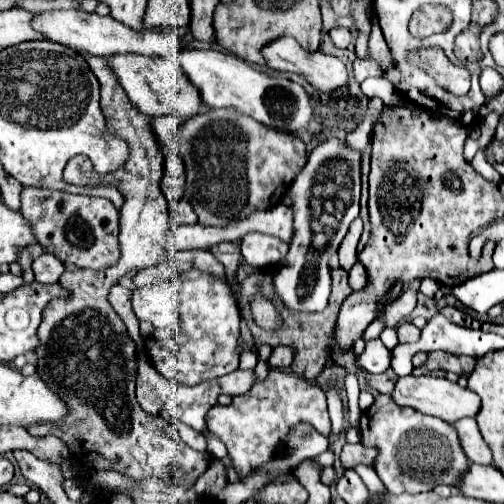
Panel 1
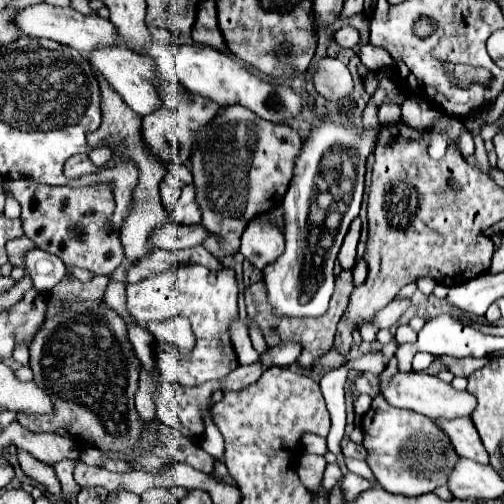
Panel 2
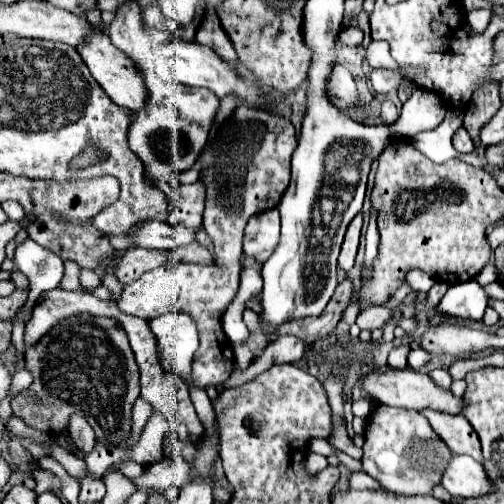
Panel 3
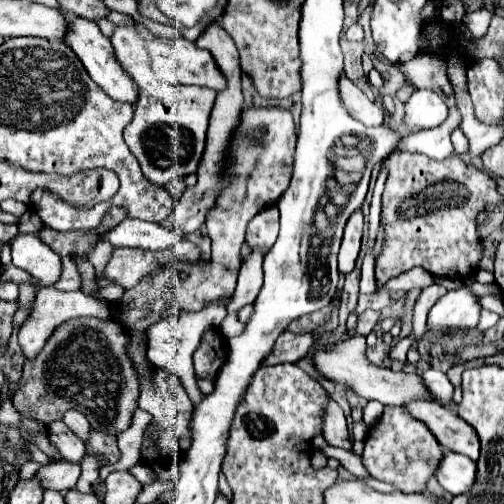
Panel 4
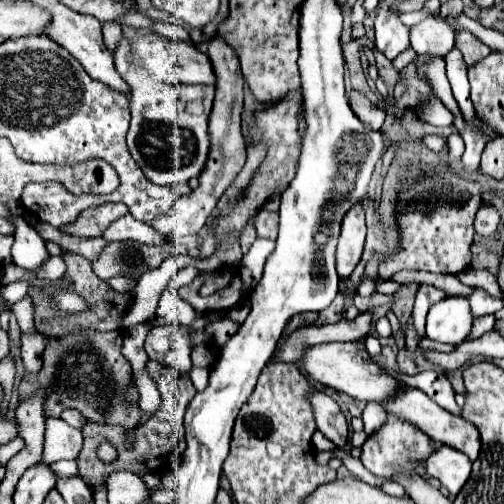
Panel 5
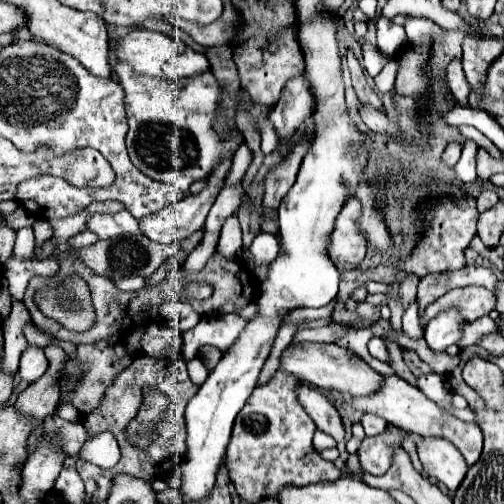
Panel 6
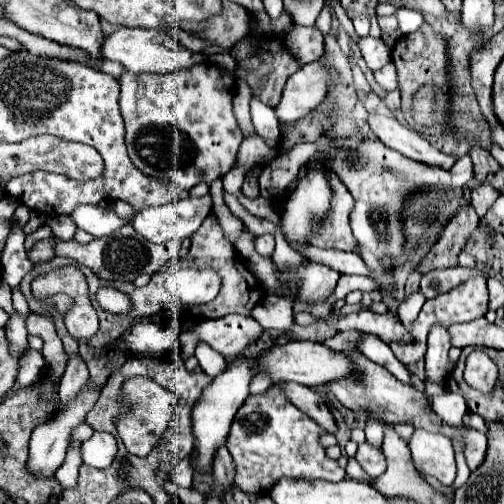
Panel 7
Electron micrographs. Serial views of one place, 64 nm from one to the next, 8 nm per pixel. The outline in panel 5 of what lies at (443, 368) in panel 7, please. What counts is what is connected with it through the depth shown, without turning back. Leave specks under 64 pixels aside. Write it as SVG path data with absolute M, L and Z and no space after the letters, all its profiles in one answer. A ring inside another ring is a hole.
M444 298L436 302L426 320L426 338L442 344L460 344L468 336L472 316L464 298Z

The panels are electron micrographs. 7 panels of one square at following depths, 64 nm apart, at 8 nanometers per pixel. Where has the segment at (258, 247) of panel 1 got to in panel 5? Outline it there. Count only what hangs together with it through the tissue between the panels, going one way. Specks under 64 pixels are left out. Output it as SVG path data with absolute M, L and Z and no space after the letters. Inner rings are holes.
M260 210L254 220L256 220L256 232L260 238L276 240L276 236L278 236L278 212Z

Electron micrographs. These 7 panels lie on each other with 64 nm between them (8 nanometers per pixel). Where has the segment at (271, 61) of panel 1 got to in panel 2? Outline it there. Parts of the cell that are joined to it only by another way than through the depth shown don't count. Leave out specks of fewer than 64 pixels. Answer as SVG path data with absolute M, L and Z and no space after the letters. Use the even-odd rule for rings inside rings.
M330 56L318 62L316 70L312 72L312 80L314 80L314 88L318 90L318 94L330 102L348 98L354 86L350 70L340 60L330 58Z

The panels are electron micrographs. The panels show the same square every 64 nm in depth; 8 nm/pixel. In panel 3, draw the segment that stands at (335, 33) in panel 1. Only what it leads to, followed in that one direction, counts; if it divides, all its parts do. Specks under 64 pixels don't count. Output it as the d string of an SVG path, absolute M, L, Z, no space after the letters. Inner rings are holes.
M346 26L346 28L342 28L342 32L340 32L340 36L338 36L338 40L344 42L344 44L348 44L348 46L360 46L363 38L362 30L356 26Z

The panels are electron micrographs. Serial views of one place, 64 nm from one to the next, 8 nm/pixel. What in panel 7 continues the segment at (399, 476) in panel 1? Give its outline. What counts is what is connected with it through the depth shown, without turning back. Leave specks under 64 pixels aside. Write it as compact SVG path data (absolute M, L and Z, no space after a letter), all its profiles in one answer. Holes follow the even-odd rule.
M364 442L364 444L358 446L358 452L356 452L354 458L358 460L358 464L360 464L362 470L368 474L370 480L378 478L378 476L386 470L386 460L384 460L382 450L372 448L368 442Z

